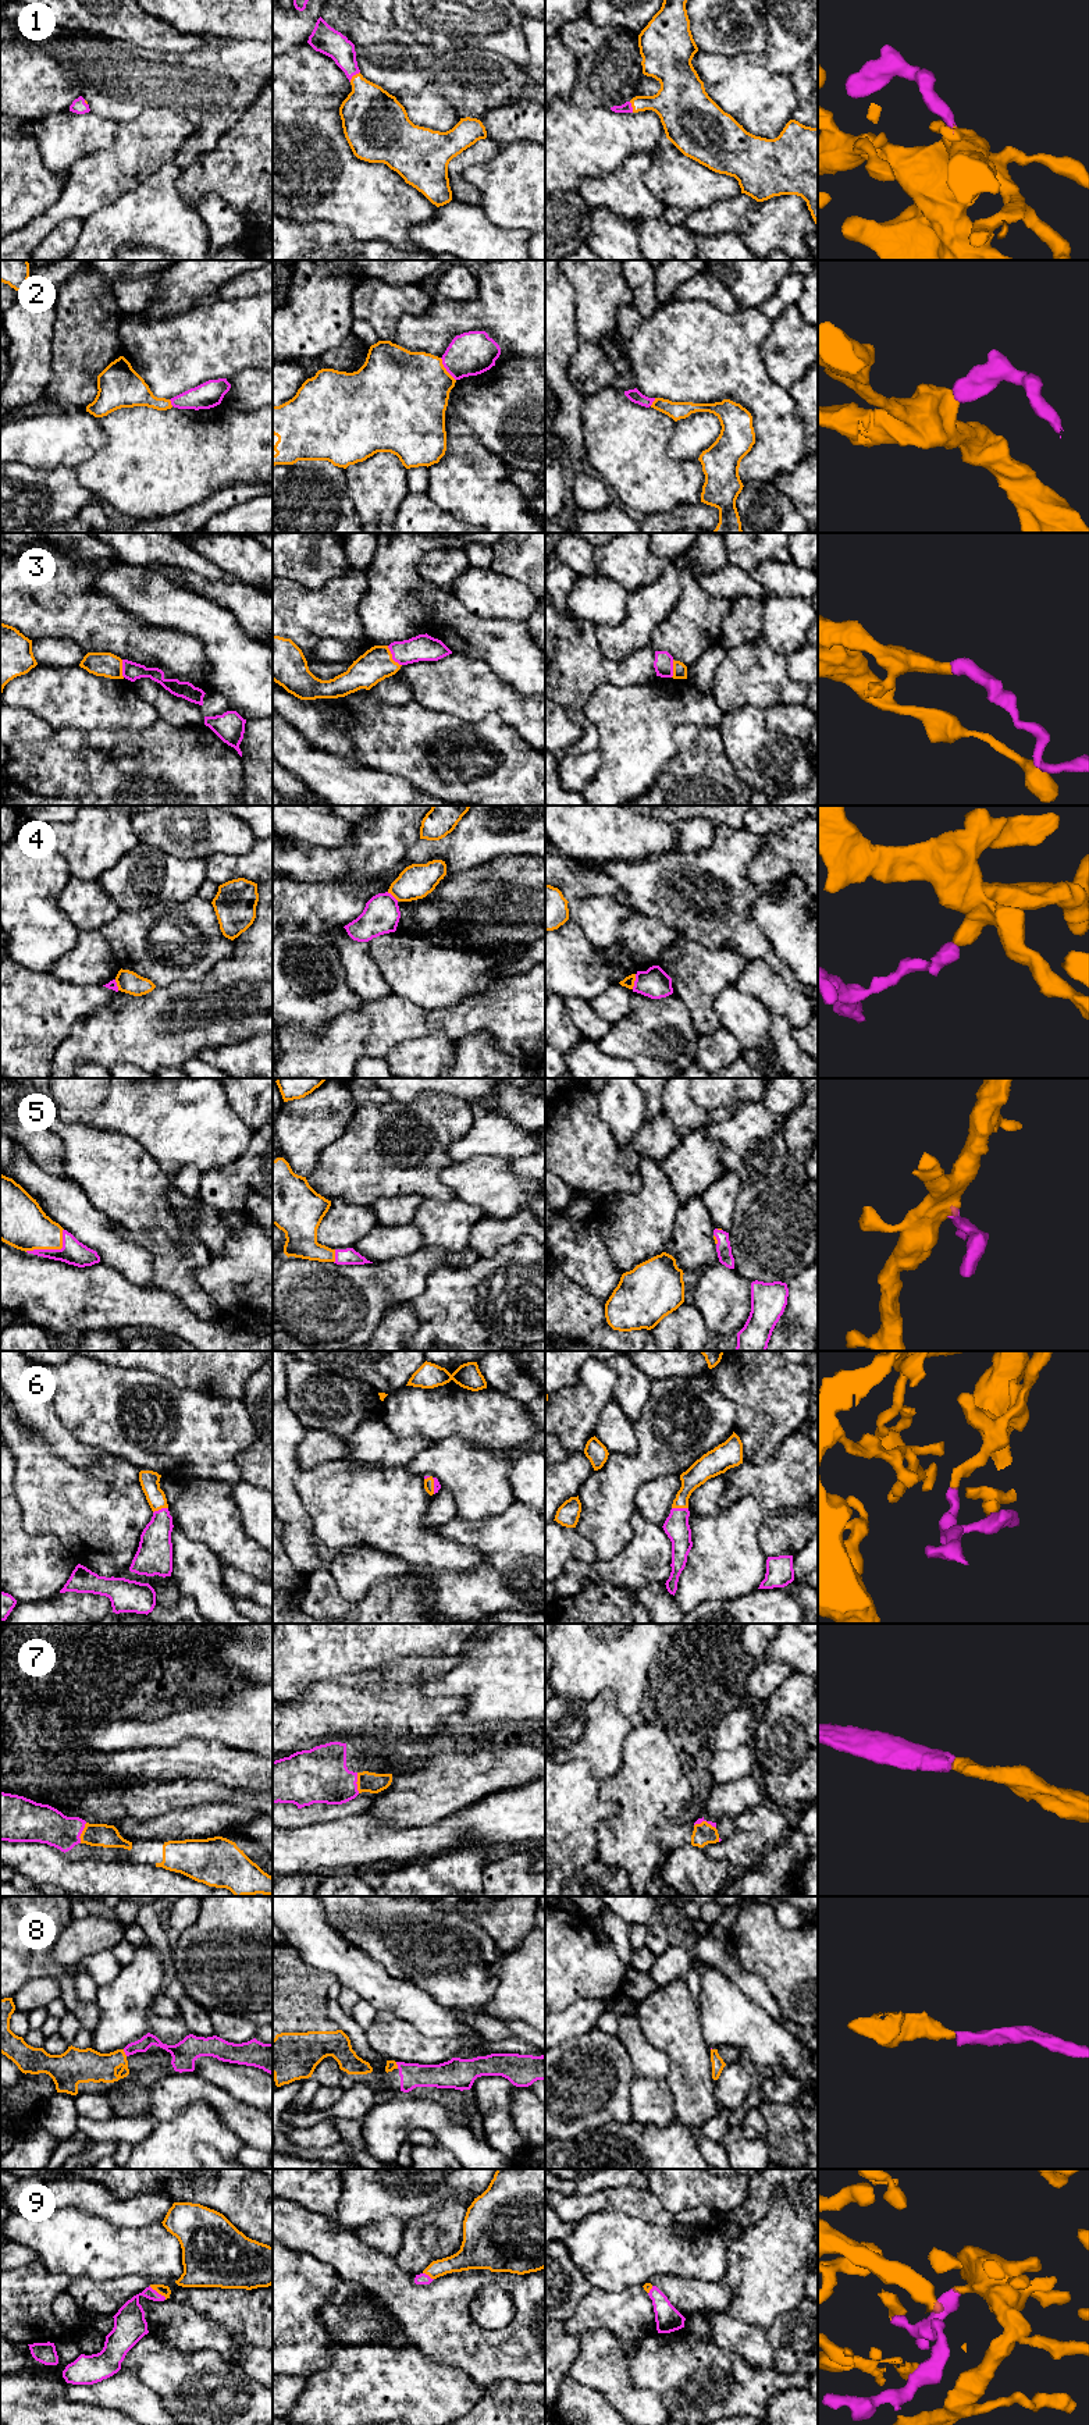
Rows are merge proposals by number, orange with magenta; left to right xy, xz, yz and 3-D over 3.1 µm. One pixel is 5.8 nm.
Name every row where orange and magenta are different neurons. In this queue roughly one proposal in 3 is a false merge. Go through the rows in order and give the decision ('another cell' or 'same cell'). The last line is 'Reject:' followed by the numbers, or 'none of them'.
1: same cell
2: another cell
3: same cell
4: another cell
5: same cell
6: same cell
7: same cell
8: same cell
9: same cell
Reject: 2, 4

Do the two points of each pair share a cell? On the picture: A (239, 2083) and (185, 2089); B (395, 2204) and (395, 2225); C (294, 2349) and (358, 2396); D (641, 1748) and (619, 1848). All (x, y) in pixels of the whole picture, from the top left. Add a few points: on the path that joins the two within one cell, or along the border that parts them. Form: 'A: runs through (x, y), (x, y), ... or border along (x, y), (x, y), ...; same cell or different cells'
A: border along (192, 2072), (244, 2104); different cells
B: border along (404, 2221), (395, 2217), (385, 2217), (365, 2225); different cells
C: border along (337, 2343), (331, 2347), (331, 2361), (306, 2378); different cells
D: runs through (641, 1773), (641, 1794), (633, 1823); same cell

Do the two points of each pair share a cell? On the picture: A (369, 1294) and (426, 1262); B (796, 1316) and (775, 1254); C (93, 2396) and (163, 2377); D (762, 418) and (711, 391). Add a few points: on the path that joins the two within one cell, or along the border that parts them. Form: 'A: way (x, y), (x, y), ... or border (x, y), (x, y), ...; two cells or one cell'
A: way (383, 1284), (401, 1280), (412, 1272); one cell
B: border (803, 1269), (786, 1283); two cells
C: border (123, 2367), (135, 2372), (160, 2399), (162, 2407); two cells
D: way (753, 404), (740, 391), (725, 391); one cell

